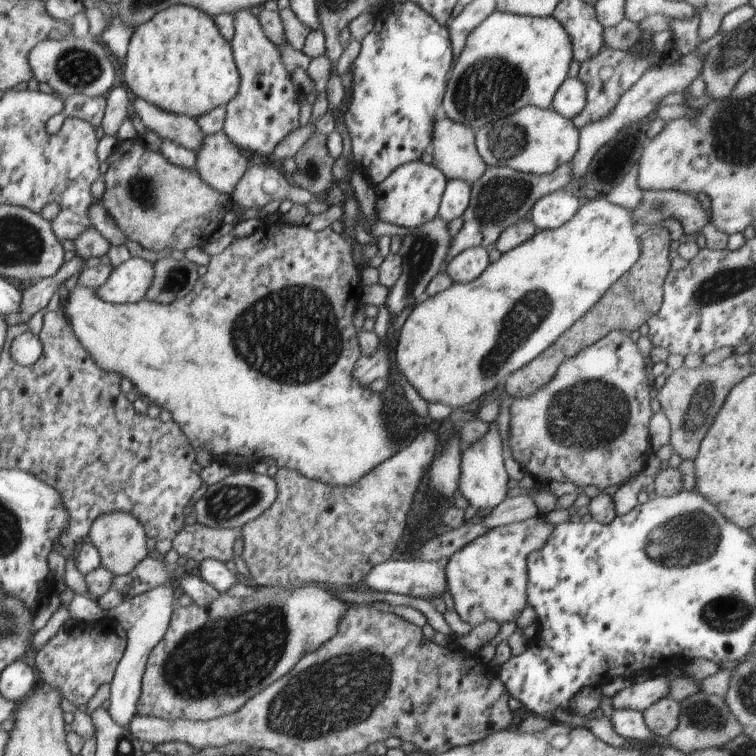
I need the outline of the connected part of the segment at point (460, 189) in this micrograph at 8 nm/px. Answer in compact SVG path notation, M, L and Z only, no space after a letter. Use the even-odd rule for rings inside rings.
M448 180L438 215L448 223L460 218L470 204L471 194L472 184L464 180Z

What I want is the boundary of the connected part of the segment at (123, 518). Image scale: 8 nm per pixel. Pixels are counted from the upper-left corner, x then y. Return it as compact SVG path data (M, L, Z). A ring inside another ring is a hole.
M126 511L110 512L96 519L89 531L90 543L98 550L101 566L113 575L132 572L139 562L148 556L148 539L142 524Z

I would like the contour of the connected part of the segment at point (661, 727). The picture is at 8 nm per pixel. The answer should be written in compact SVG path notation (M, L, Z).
M671 697L660 698L656 704L643 710L645 723L659 740L667 740L670 732L678 728L680 702Z

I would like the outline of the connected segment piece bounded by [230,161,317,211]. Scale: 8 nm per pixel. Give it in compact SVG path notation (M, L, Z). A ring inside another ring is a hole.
M264 161L254 164L252 168L244 173L244 176L236 184L236 188L234 188L230 198L231 203L242 206L242 210L245 211L249 208L260 209L274 200L290 200L294 205L306 205L317 201L311 192L291 183L291 179L281 169L277 168L276 165Z

